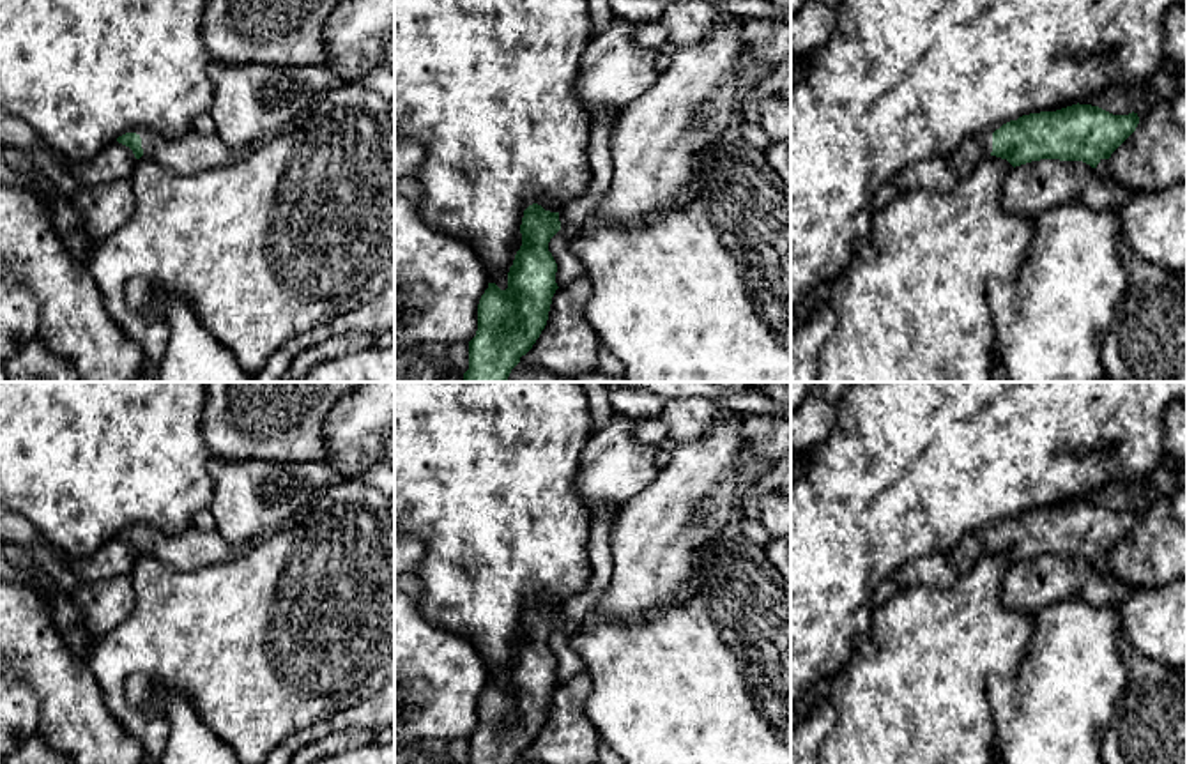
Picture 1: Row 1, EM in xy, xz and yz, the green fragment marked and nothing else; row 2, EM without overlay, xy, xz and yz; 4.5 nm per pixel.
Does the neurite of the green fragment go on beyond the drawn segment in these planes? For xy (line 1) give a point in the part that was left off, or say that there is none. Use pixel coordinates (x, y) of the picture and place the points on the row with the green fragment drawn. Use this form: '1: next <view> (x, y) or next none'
1: next xy (193, 152)

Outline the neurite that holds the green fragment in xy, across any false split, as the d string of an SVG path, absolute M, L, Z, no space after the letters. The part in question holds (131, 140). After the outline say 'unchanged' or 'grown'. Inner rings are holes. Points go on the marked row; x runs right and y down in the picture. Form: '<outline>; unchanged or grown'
M195 131L180 138L166 138L157 133L126 133L117 141L129 147L136 159L145 154L149 159L157 161L182 177L230 166L237 156L218 134L198 134Z; grown

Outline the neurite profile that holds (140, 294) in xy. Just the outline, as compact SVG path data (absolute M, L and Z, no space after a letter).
M131 279L124 286L124 297L133 311L142 313L157 301L157 286L147 279Z

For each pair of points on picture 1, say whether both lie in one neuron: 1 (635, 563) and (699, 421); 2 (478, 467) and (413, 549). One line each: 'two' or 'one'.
1: two
2: two

